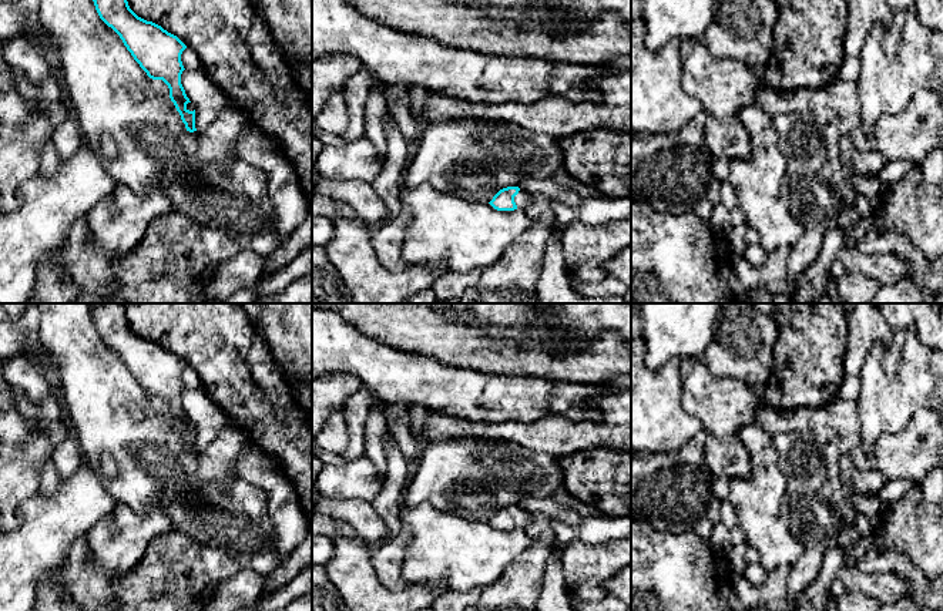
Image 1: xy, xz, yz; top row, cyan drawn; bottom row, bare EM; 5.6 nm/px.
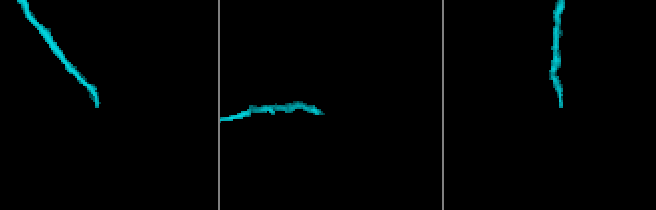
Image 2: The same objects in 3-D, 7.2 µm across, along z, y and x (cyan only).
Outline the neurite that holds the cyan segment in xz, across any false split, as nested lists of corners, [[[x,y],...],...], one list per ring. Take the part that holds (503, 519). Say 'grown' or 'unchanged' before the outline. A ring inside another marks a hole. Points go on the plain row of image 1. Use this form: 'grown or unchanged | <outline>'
grown | [[[507,506],[500,508],[489,523],[497,530],[526,528],[533,516],[519,506]]]

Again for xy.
unchanged | [[[90,303],[90,308],[100,338],[120,355],[127,369],[150,397],[162,399],[168,404],[170,417],[179,432],[187,450],[197,450],[195,429],[189,430],[187,427],[187,423],[191,420],[181,403],[181,393],[185,389],[181,380],[181,373],[187,365],[161,345],[138,336],[128,325],[123,303]]]

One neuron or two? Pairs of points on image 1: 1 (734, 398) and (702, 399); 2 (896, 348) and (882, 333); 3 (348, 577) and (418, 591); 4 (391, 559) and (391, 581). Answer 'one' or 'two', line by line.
1: one
2: two
3: one
4: one

